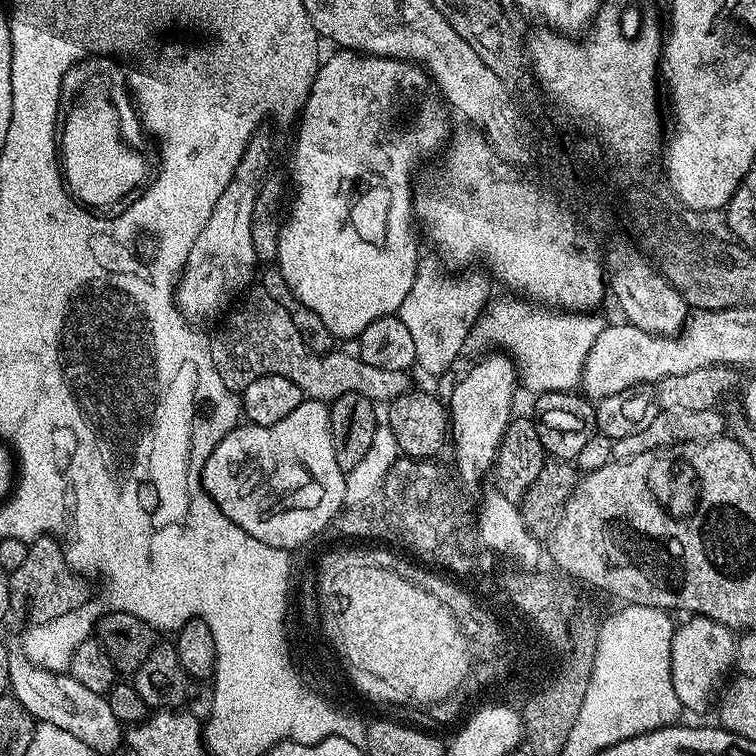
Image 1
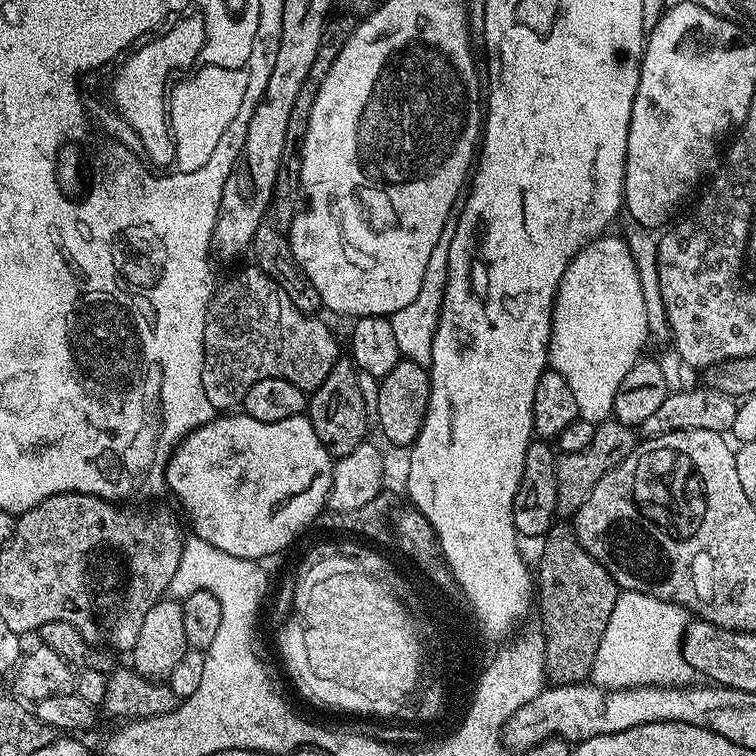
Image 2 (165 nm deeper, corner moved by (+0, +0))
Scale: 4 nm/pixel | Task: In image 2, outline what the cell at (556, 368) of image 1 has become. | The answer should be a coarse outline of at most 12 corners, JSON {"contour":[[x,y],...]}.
{"contour":[[620,236],[580,249],[556,291],[551,371],[579,419],[612,416],[648,340]]}

